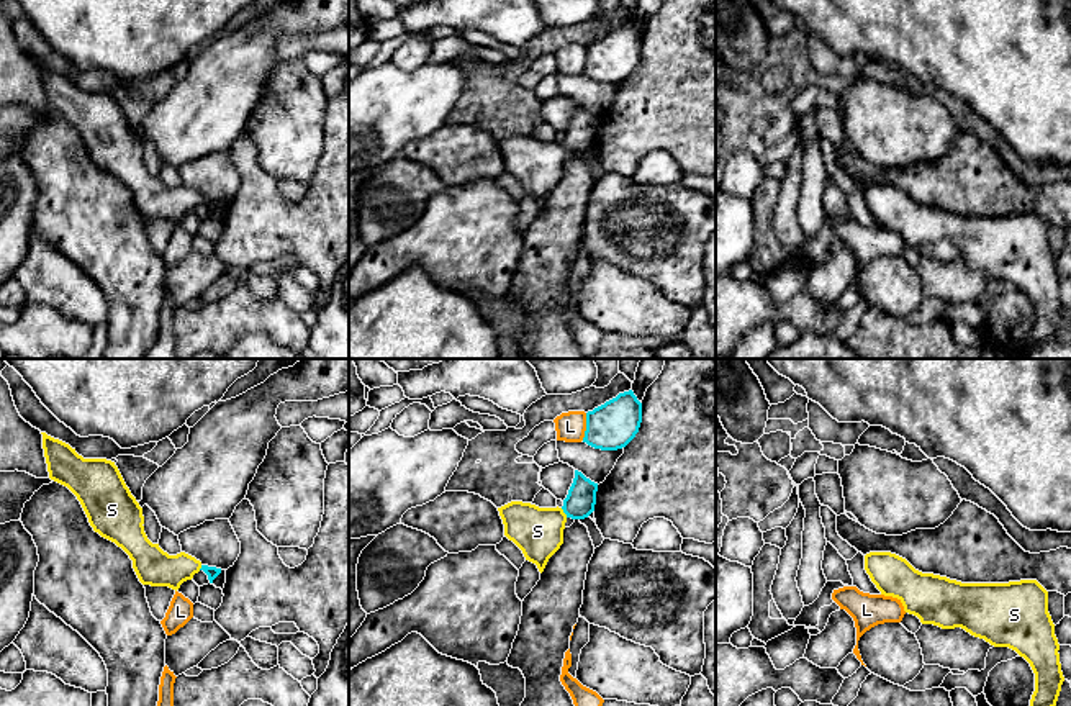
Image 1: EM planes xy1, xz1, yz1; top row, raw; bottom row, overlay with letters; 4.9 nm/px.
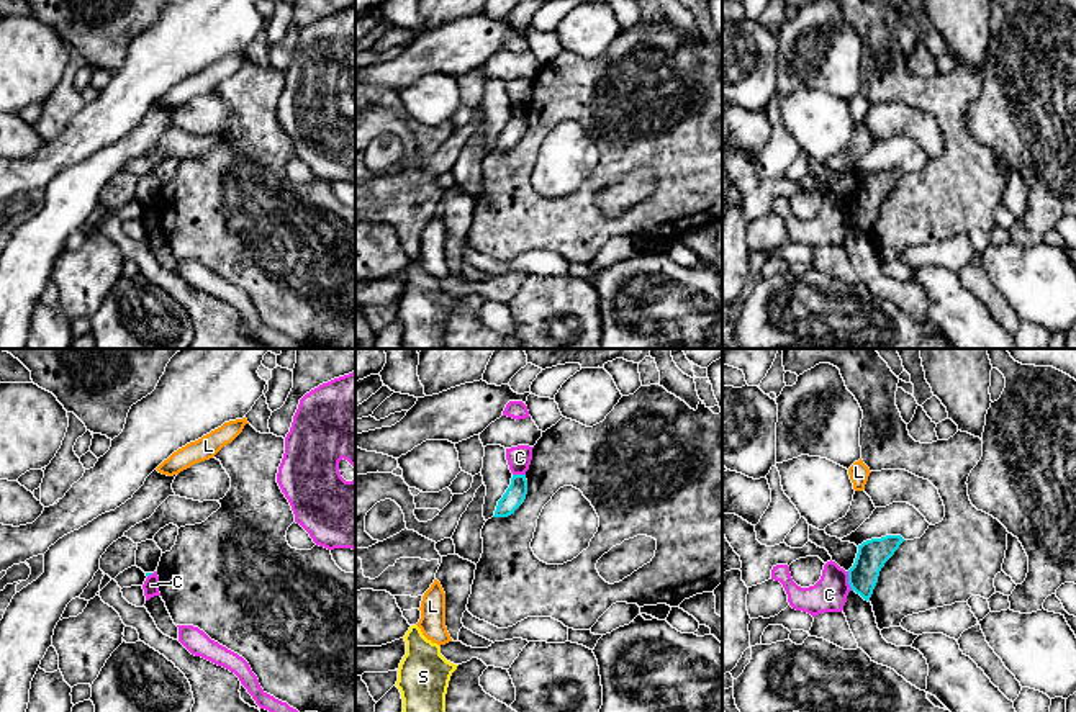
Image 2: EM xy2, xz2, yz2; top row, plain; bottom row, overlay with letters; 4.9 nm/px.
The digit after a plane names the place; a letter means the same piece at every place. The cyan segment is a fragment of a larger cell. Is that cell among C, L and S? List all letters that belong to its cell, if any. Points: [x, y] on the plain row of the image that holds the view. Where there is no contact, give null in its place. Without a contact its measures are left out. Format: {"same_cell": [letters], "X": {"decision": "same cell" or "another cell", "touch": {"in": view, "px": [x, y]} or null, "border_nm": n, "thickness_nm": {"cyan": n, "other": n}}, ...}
{"same_cell": ["S"], "C": {"decision": "another cell", "touch": {"in": "yz2", "px": [849, 215]}, "border_nm": 100, "thickness_nm": {"cyan": 150, "other": 180}}, "L": {"decision": "another cell", "touch": {"in": "xz1", "px": [587, 59]}, "border_nm": 140, "thickness_nm": {"cyan": 240, "other": 150}}, "S": {"decision": "same cell", "touch": {"in": "xz1", "px": [564, 144]}, "border_nm": 60, "thickness_nm": {"cyan": 150, "other": 240}}}

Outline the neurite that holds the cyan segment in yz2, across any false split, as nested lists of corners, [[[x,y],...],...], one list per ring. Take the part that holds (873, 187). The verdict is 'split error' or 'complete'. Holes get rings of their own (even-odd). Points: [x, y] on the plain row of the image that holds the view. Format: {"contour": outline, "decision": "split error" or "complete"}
{"contour": [[[886,169],[858,178],[855,196],[848,203],[848,218],[852,224],[870,236],[881,201],[902,175],[904,172],[901,169]]], "decision": "complete"}

